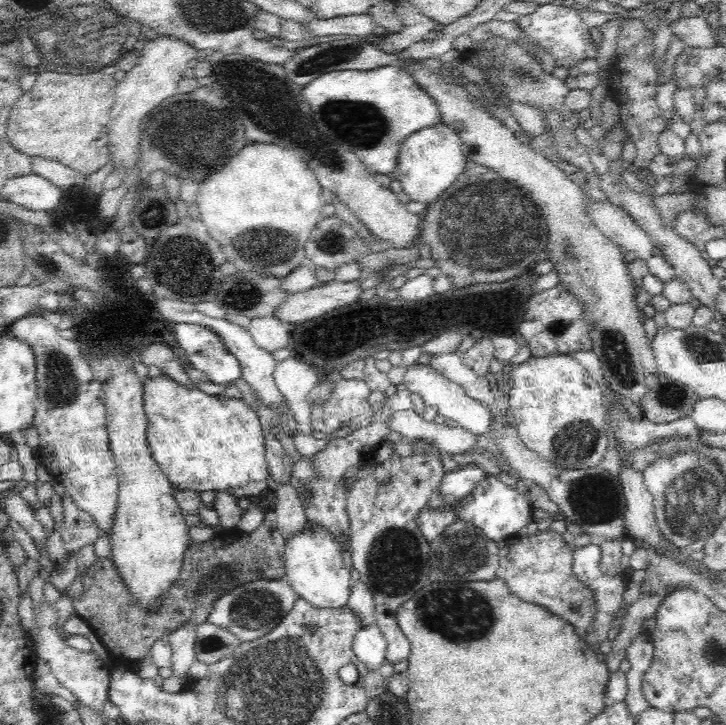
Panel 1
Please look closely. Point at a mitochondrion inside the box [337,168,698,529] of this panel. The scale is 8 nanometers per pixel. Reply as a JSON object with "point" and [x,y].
{"point":[486,226]}

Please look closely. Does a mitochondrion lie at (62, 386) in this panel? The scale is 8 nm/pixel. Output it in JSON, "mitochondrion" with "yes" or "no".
{"mitochondrion":"yes"}

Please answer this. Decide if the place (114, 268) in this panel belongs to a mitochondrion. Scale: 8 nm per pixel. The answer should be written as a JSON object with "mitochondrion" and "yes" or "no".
{"mitochondrion":"no"}

